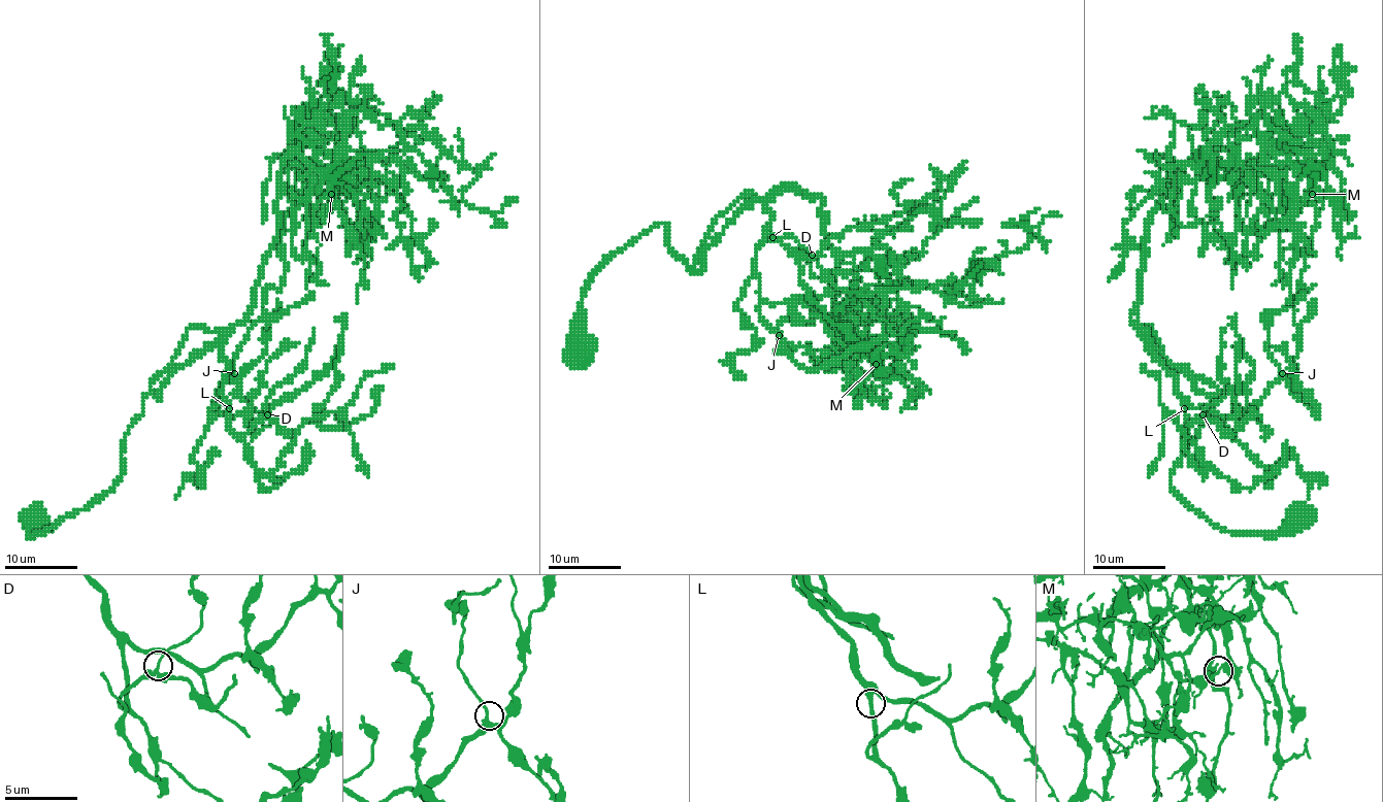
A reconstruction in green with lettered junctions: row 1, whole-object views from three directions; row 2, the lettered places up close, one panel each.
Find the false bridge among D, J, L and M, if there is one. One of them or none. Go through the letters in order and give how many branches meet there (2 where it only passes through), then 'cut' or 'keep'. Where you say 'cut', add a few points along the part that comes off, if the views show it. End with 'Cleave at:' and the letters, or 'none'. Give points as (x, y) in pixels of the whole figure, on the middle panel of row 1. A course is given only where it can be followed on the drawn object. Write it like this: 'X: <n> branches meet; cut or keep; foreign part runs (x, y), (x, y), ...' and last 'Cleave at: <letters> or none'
D: 3 branches meet; keep
J: 3 branches meet; keep
L: 2 branches meet; keep
M: 2 branches meet; cut; foreign part runs (875, 364), (882, 340), (848, 312), (836, 314), (848, 362), (829, 369), (827, 353), (817, 364), (812, 355)
Cleave at: M

